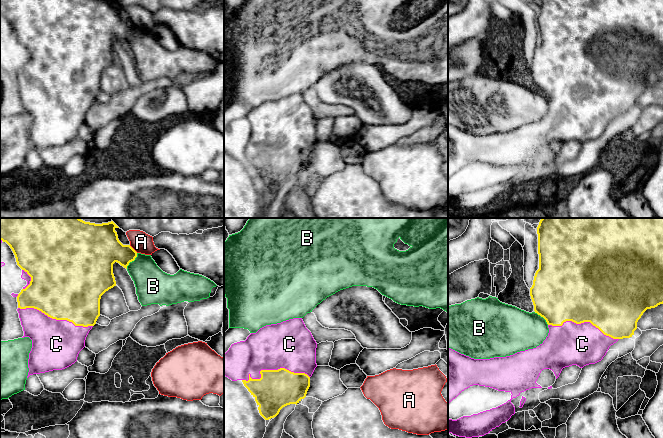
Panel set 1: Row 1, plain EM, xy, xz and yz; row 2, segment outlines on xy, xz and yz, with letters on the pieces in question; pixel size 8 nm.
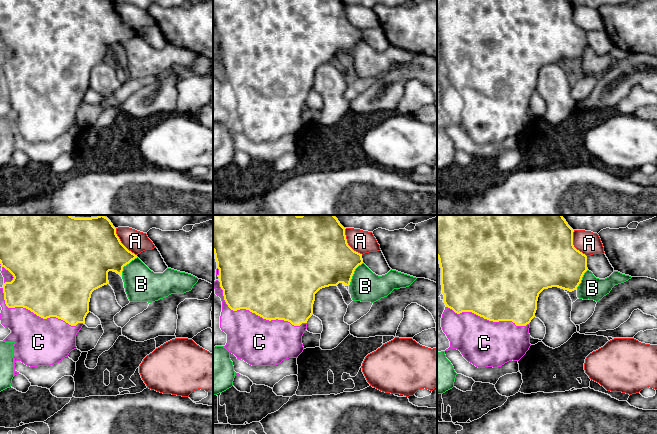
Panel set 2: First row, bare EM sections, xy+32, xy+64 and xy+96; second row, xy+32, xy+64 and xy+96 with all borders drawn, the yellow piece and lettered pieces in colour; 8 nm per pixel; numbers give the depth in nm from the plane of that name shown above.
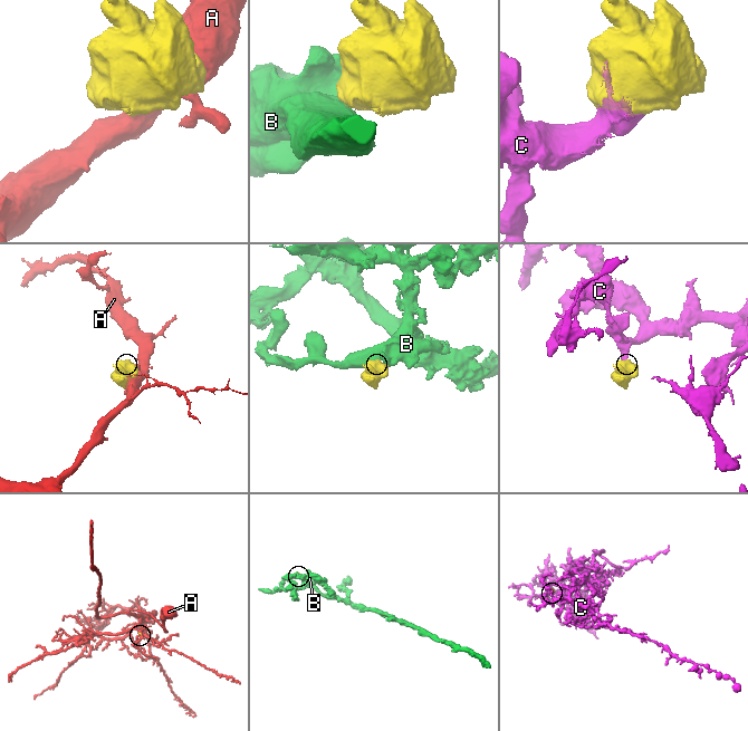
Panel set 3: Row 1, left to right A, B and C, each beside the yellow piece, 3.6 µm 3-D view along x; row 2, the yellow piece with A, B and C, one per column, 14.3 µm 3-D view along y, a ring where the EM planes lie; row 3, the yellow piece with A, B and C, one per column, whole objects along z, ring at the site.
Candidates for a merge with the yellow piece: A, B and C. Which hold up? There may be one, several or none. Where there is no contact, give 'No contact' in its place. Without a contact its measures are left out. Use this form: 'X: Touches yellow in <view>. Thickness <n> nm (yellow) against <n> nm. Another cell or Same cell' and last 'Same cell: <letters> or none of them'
A: Touches yellow in xy. Thickness 320 nm (yellow) against 160 nm. Another cell
B: Touches yellow in xy. Thickness 280 nm (yellow) against 280 nm. Another cell
C: Touches yellow in xz. Thickness 300 nm (yellow) against 380 nm. Same cell
Same cell: C

